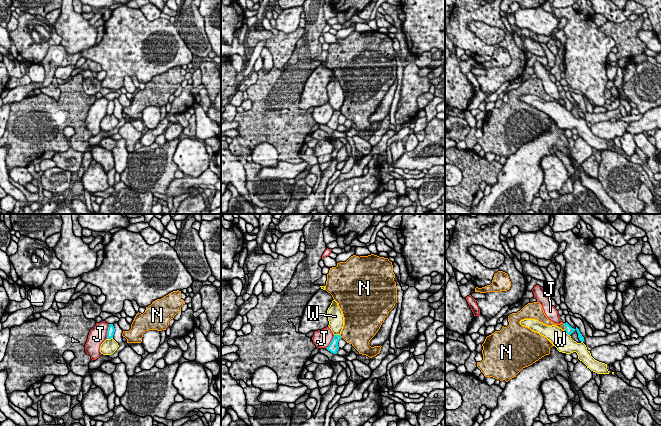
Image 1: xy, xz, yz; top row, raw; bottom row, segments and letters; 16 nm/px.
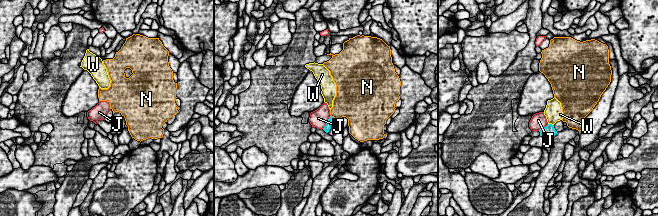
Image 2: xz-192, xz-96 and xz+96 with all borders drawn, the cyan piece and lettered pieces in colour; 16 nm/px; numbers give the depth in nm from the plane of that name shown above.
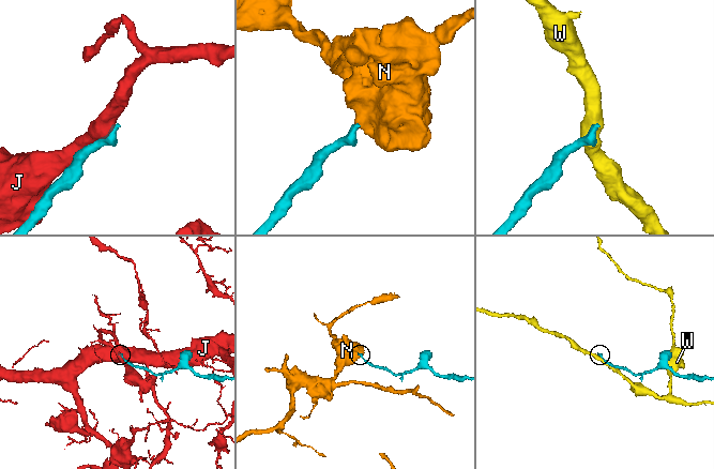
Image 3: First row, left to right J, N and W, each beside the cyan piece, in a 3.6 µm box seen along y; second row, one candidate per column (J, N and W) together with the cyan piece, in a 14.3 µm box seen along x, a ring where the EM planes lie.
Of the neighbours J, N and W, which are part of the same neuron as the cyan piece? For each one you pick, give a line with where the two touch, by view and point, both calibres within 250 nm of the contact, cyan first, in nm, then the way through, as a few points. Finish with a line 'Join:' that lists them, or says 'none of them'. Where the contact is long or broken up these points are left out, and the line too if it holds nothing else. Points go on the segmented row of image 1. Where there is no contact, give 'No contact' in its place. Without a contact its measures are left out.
Join: none of them

